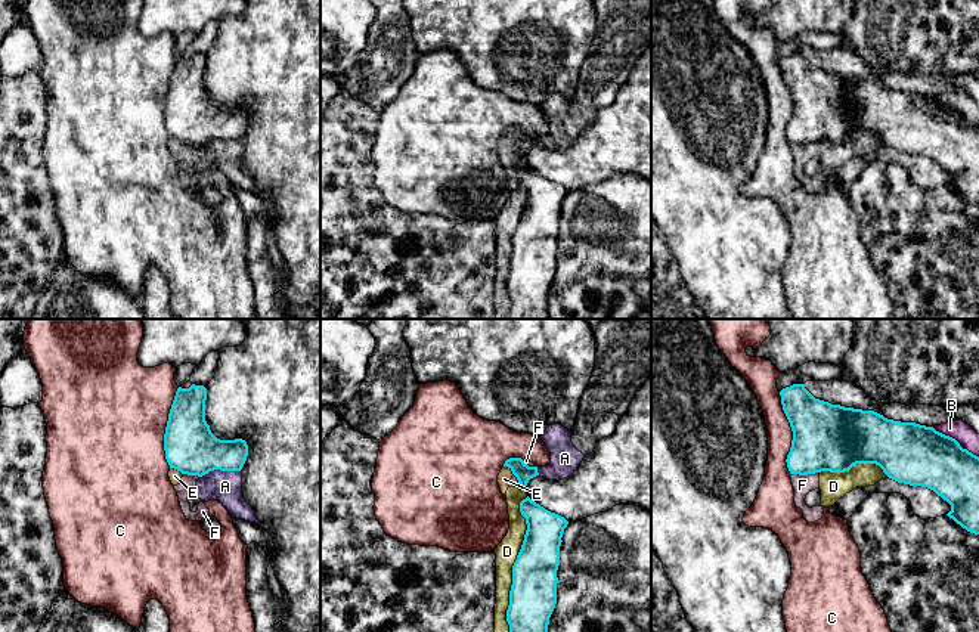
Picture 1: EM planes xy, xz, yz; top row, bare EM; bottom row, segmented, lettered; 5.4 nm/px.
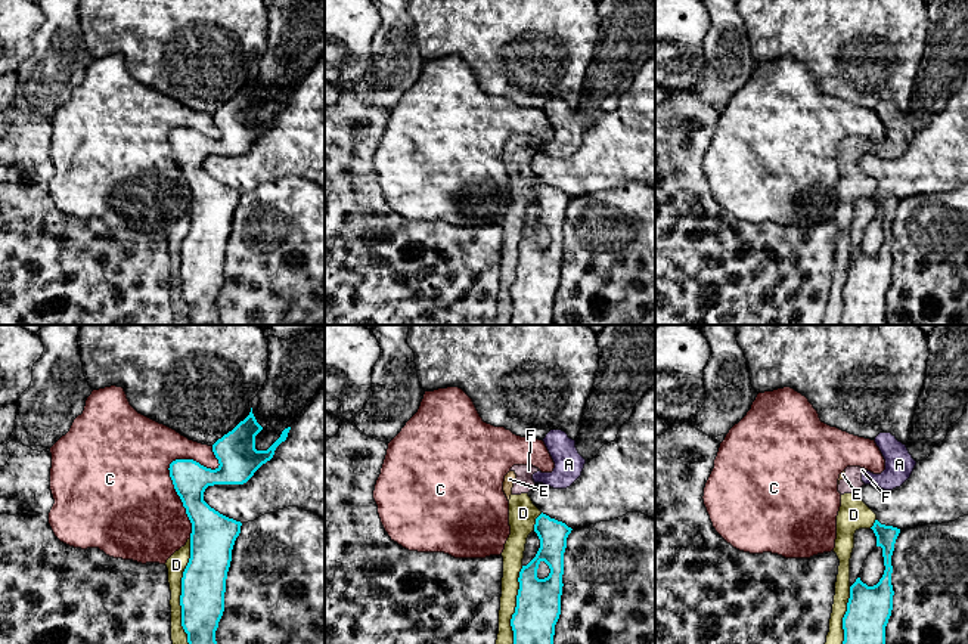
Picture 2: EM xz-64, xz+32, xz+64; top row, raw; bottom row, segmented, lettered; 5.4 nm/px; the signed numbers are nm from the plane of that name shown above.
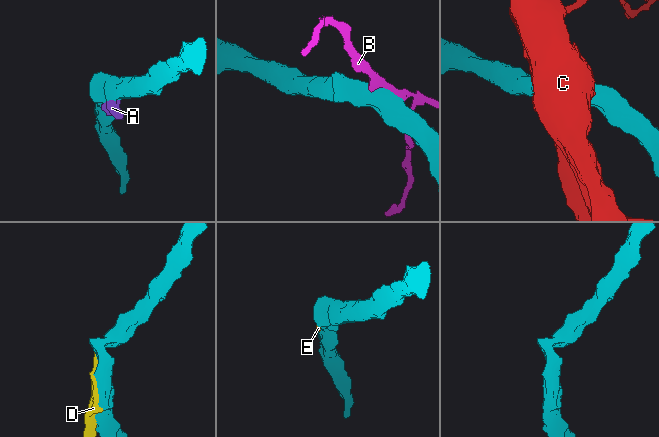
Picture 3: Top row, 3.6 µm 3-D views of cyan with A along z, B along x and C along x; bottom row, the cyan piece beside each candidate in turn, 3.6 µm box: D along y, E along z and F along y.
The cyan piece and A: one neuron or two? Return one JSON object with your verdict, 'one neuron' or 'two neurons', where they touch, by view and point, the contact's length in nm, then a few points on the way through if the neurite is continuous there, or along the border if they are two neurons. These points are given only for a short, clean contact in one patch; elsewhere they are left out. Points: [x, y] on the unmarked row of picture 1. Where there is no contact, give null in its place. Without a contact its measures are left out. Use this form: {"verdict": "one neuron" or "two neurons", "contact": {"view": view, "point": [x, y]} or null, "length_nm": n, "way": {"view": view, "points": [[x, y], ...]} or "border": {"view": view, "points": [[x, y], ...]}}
{"verdict": "two neurons", "contact": {"view": "xy", "point": [219, 138]}, "length_nm": 220, "border": {"view": "xy", "points": [[239, 139], [210, 139], [200, 146]]}}

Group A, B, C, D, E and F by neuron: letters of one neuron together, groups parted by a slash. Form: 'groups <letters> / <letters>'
groups A D E F / B / C

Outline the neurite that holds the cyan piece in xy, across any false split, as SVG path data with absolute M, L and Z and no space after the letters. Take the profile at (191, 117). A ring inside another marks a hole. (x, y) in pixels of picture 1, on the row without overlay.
M204 55L177 58L164 103L165 128L170 137L188 145L241 140L248 126L247 111L217 108L205 90L205 69Z

